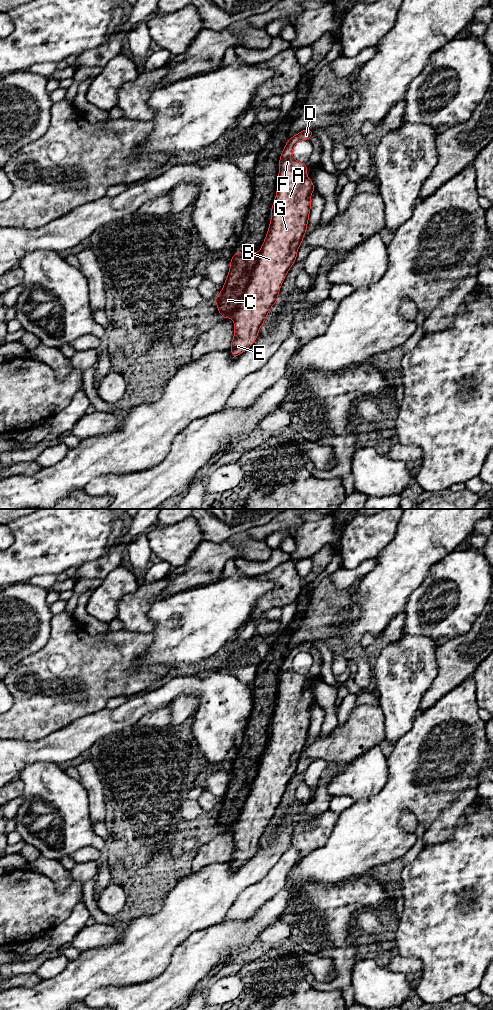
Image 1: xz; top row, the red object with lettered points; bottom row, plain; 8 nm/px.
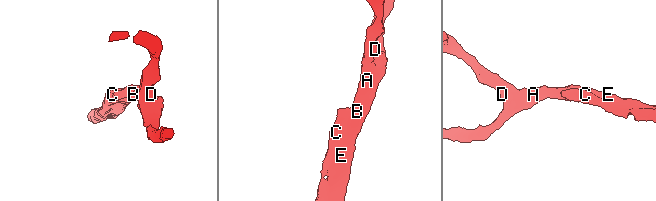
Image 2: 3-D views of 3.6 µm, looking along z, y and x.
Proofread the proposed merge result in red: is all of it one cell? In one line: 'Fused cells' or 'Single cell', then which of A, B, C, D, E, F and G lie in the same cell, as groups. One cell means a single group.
Fused cells. Groups: A B D E F G / C

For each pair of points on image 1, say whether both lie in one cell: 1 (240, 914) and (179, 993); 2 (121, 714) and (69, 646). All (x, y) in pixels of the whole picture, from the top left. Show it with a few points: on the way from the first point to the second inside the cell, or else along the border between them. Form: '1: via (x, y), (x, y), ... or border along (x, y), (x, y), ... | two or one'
1: border along (258, 910), (248, 918), (223, 921) | two
2: border along (105, 707), (83, 716) | two

